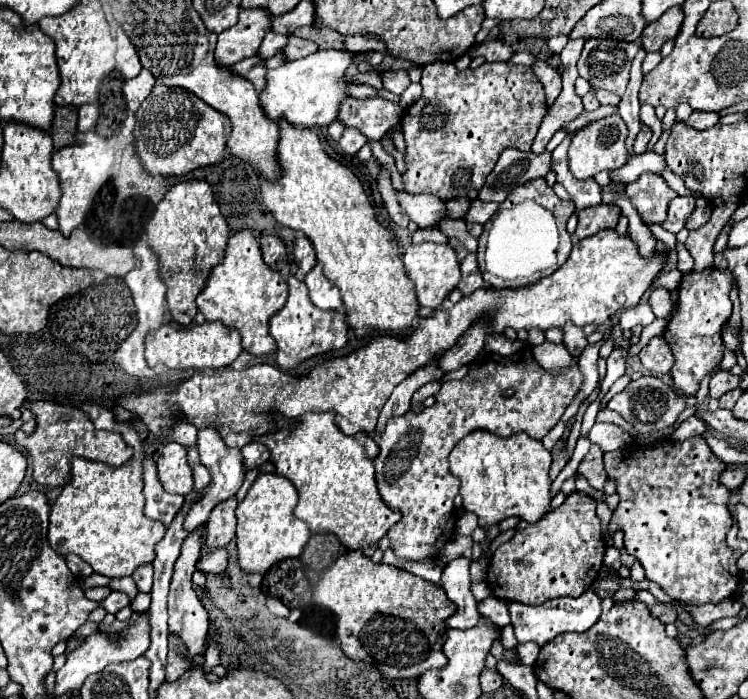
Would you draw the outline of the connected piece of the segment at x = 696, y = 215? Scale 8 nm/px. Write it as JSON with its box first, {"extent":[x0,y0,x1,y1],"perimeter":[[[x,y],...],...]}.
{"extent":[686,198,711,231],"perimeter":[[[704,198],[696,199],[696,207],[688,219],[686,228],[691,231],[705,225],[710,219],[711,209],[708,202]]]}

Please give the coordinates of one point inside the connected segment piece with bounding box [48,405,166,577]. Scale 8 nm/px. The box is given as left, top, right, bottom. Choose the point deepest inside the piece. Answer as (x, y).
(99, 514)

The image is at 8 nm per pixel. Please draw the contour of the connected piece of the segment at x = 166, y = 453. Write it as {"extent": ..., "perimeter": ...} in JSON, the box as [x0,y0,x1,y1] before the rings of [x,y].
{"extent":[156,443,192,495],"perimeter":[[[166,443],[160,451],[156,465],[158,477],[168,493],[188,495],[192,491],[192,469],[186,463],[186,449],[180,443]]]}

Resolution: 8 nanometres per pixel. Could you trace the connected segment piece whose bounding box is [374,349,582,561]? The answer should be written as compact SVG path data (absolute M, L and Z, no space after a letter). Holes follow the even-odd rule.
M526 349L512 357L488 355L486 361L478 369L470 371L462 381L444 383L436 395L436 403L424 409L420 415L408 411L402 417L392 417L386 423L386 431L380 439L380 453L374 459L374 469L376 469L376 483L382 501L390 509L402 513L402 519L396 525L392 525L392 529L388 529L386 533L394 555L402 561L426 561L438 557L444 545L454 537L454 529L456 529L454 497L458 495L460 479L454 477L448 469L448 453L464 435L468 435L474 429L486 429L504 437L516 431L526 431L532 439L542 439L562 417L566 405L578 393L580 385L582 385L582 375L578 367L568 369L562 375L554 377L546 373L532 357L532 351L526 353ZM506 389L514 389L514 395L506 397L504 395Z

